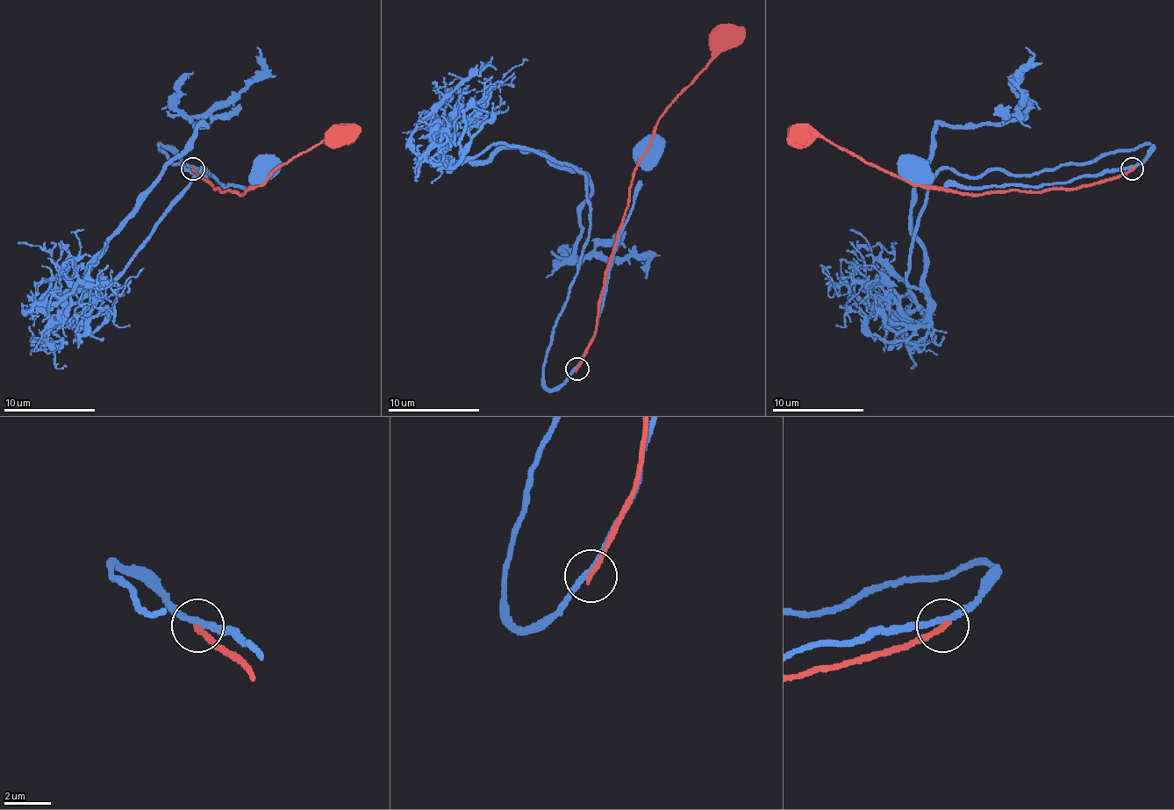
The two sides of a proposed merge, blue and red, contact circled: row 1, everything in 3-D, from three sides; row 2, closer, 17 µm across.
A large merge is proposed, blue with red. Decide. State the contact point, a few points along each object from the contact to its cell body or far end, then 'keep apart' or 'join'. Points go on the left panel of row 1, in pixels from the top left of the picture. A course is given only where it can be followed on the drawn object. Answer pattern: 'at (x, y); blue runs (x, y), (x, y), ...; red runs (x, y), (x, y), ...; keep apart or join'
at (192, 168); blue runs (192, 167), (204, 169), (219, 182), (245, 188), (254, 185), (263, 167); red runs (192, 169), (222, 192), (242, 194), (261, 185), (282, 164), (334, 134), (360, 130); keep apart

